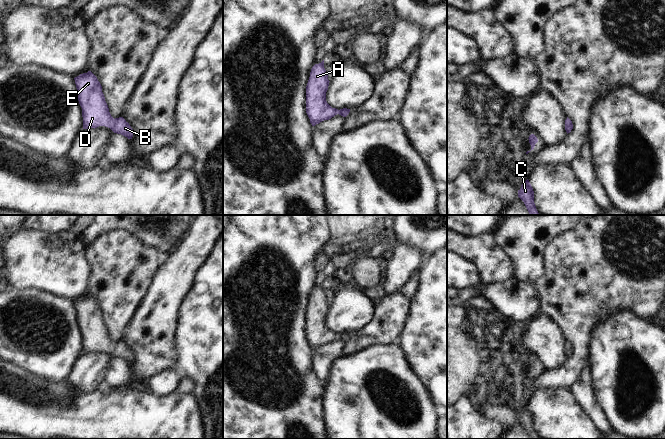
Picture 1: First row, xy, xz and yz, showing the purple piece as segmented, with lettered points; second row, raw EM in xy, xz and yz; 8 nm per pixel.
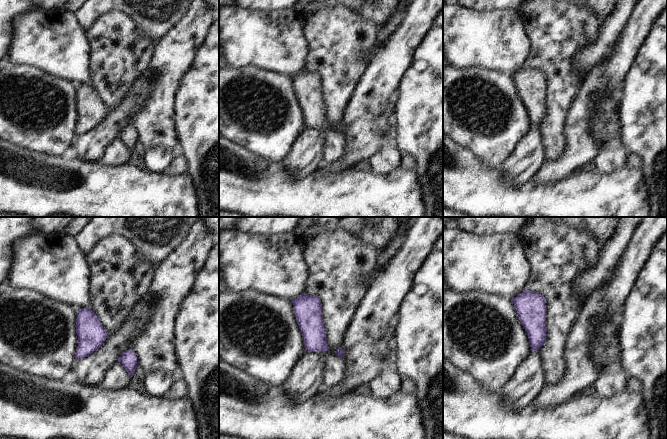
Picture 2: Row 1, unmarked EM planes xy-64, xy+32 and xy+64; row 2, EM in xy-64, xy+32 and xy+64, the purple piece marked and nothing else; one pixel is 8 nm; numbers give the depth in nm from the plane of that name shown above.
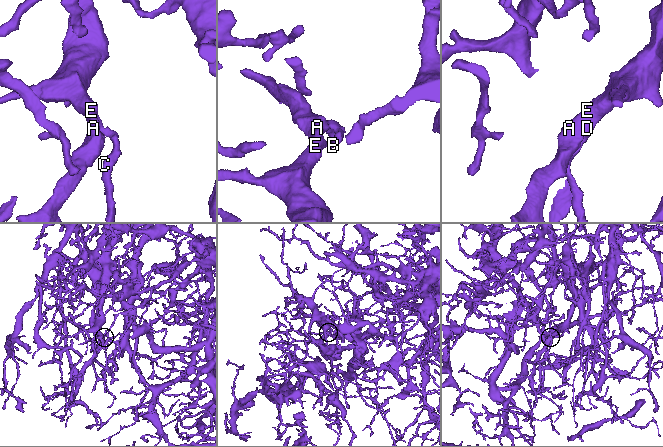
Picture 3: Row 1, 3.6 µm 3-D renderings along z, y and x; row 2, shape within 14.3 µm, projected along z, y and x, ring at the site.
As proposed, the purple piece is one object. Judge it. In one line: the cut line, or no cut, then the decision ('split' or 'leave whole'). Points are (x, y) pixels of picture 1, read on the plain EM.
no cut | leave whole

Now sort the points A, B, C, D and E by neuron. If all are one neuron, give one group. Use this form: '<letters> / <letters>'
A B C D E

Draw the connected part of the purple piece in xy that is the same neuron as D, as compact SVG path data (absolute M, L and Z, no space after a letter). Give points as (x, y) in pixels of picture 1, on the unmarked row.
M91 296L80 298L74 302L78 325L82 332L83 353L105 350L114 357L121 358L128 363L133 361L133 353L123 342L113 342L102 316L102 310L97 301Z

